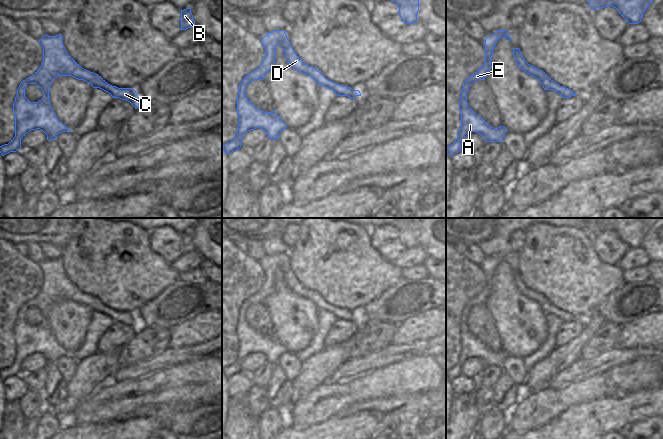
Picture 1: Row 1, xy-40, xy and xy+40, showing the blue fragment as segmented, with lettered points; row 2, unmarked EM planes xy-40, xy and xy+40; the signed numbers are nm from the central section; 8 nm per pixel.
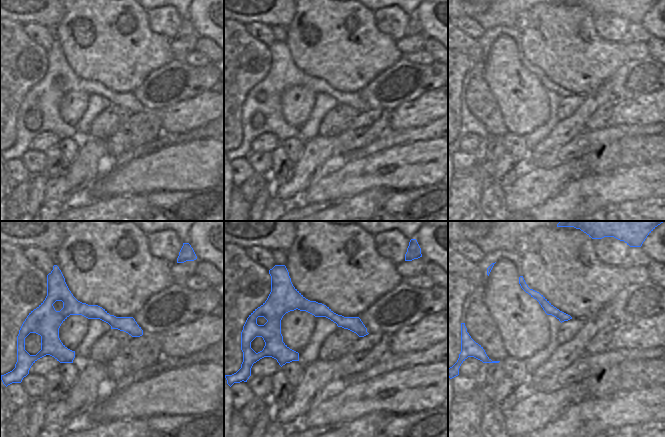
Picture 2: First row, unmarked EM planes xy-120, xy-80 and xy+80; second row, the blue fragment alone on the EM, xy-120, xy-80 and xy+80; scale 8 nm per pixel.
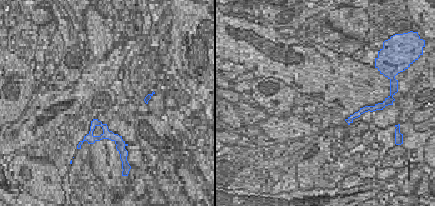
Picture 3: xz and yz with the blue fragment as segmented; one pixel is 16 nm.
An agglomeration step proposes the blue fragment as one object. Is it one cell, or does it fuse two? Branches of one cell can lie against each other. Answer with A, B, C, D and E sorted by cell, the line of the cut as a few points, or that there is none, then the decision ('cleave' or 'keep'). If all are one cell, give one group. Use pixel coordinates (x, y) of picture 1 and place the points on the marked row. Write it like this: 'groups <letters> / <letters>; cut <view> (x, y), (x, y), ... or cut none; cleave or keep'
groups A B C D E; cut none; keep

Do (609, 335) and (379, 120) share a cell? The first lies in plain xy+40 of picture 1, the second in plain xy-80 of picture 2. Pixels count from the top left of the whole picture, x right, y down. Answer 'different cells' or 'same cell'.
same cell

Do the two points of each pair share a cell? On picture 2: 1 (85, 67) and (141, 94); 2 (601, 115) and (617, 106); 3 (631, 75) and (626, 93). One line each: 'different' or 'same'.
1: different
2: same
3: same

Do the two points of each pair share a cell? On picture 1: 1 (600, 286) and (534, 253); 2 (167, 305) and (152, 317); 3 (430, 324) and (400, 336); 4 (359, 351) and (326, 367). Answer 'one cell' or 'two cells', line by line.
1: one cell
2: one cell
3: one cell
4: two cells

